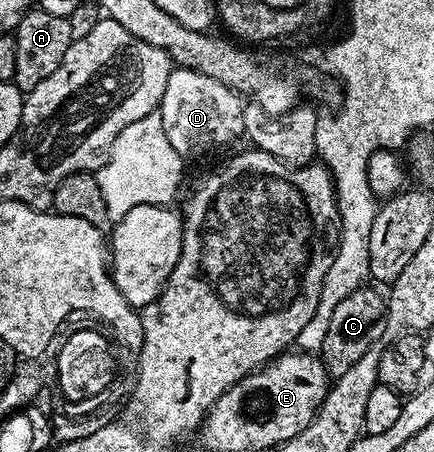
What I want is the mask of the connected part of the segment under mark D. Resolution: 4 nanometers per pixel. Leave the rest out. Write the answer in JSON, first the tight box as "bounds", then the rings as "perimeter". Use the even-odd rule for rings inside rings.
{"bounds":[159,67,244,159],"perimeter":[[[177,67],[167,79],[167,91],[163,91],[159,112],[171,147],[175,147],[181,157],[192,159],[244,134],[242,108],[242,98],[219,83],[219,79],[211,79],[211,75],[203,75],[194,69]]]}

